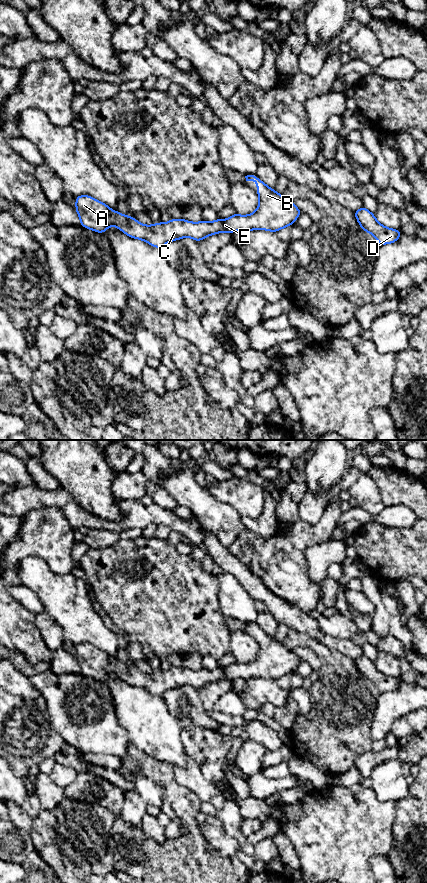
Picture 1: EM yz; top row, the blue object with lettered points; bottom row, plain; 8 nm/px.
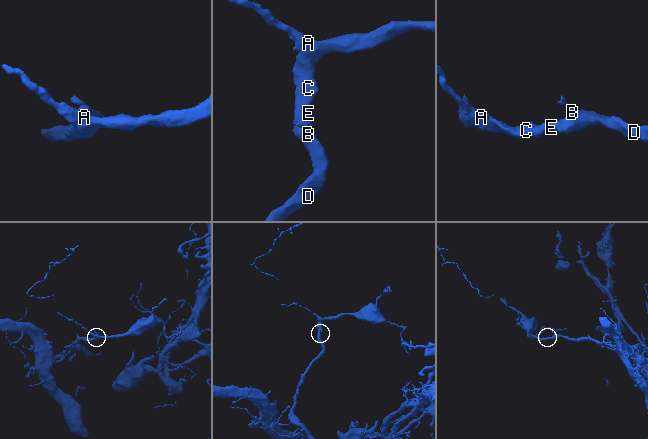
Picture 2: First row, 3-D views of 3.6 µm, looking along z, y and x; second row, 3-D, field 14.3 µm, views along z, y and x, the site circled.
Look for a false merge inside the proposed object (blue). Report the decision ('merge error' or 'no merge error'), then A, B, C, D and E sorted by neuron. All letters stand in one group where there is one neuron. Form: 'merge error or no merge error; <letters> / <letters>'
no merge error; A B C D E

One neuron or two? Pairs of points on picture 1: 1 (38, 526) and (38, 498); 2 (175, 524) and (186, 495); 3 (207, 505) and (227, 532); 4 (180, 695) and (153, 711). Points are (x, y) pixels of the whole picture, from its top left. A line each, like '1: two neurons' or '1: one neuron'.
1: two neurons
2: two neurons
3: one neuron
4: two neurons

